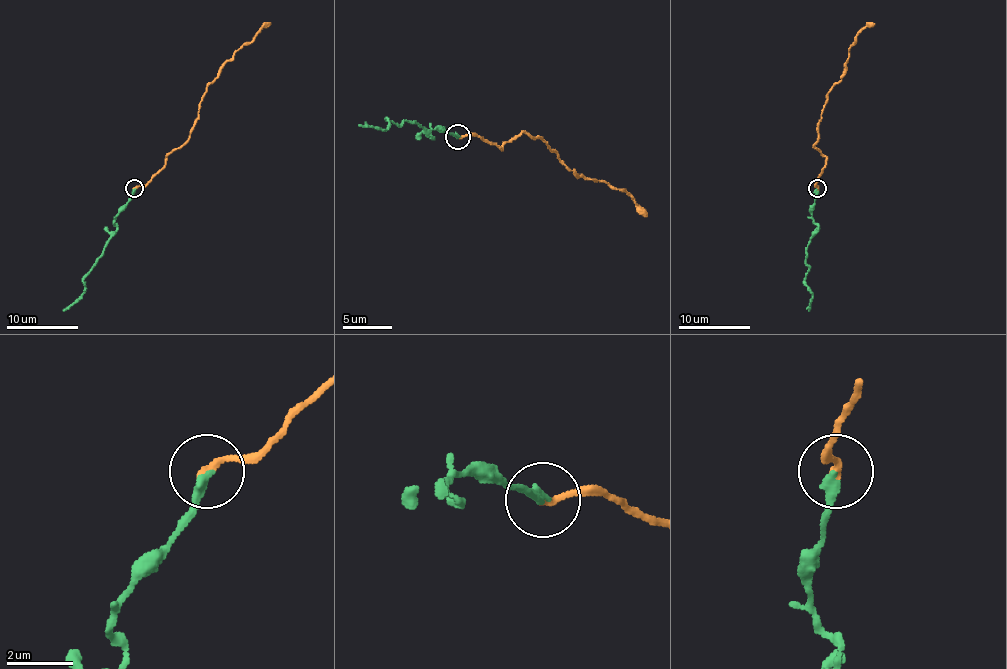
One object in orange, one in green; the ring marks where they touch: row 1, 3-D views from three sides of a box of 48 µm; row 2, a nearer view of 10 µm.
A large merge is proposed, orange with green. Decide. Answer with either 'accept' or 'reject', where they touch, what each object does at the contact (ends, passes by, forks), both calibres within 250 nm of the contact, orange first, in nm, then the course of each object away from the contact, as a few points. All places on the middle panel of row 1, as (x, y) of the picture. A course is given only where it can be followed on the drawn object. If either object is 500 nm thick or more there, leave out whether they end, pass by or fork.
accept; place (458, 137); orange ends; green ends; calibres 240 and 280 nm; course orange (457, 136), (482, 136), (499, 149), (522, 134), (542, 139), (569, 171), (621, 188), (646, 216); course green (457, 136), (432, 129), (432, 139), (415, 121), (398, 124), (388, 119), (388, 126), (375, 129), (358, 124)

